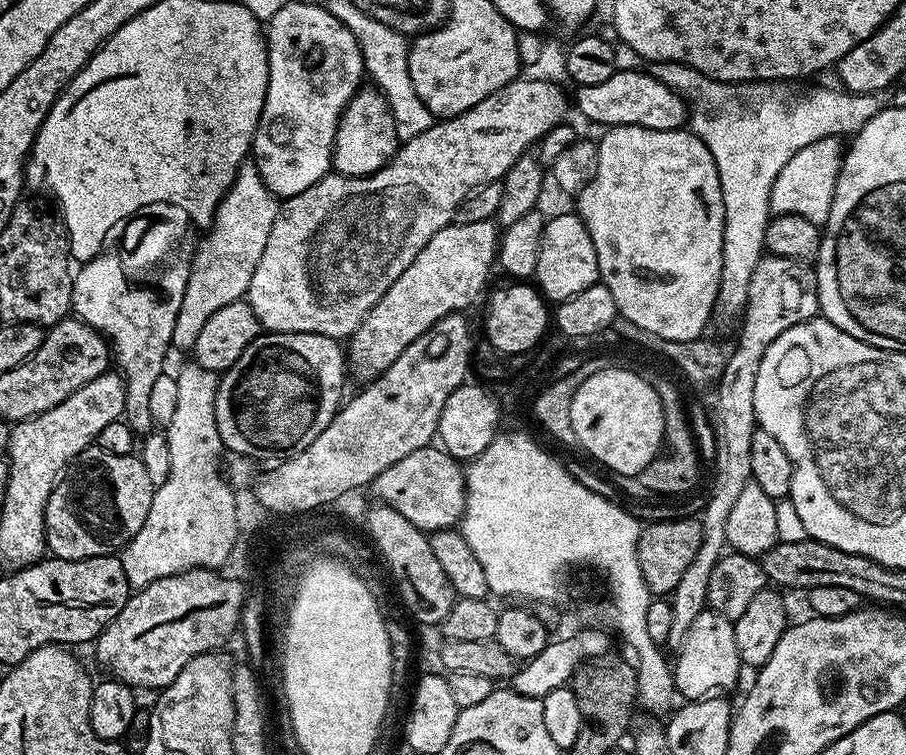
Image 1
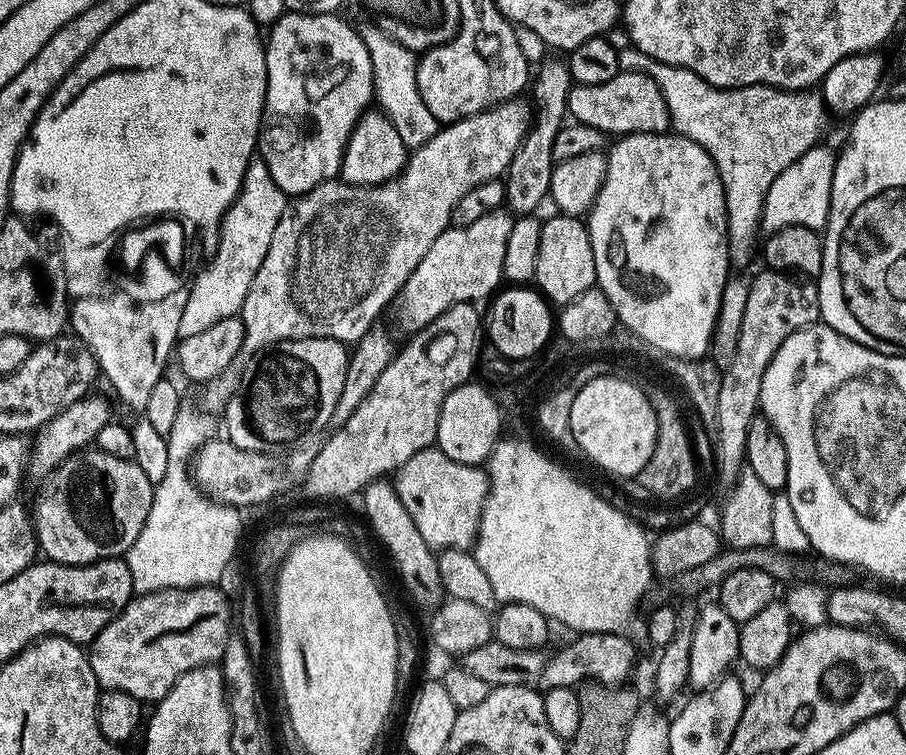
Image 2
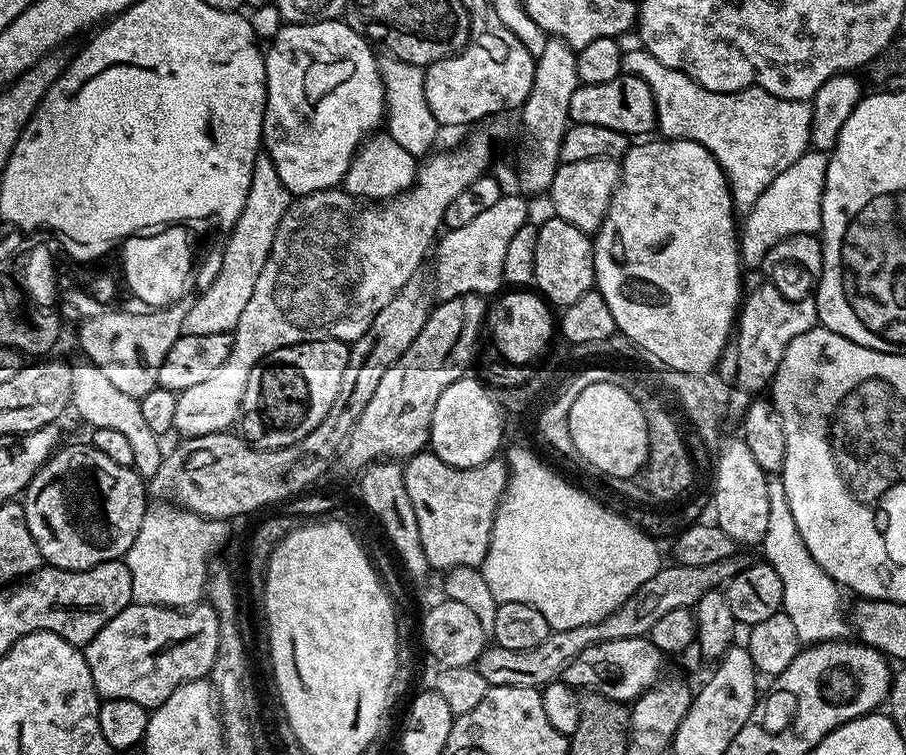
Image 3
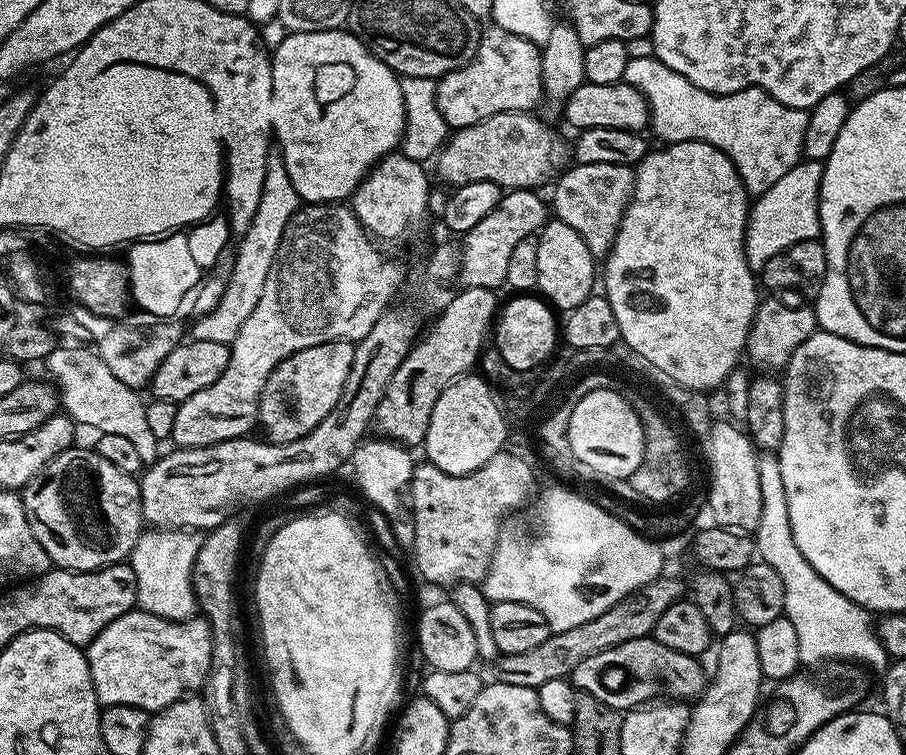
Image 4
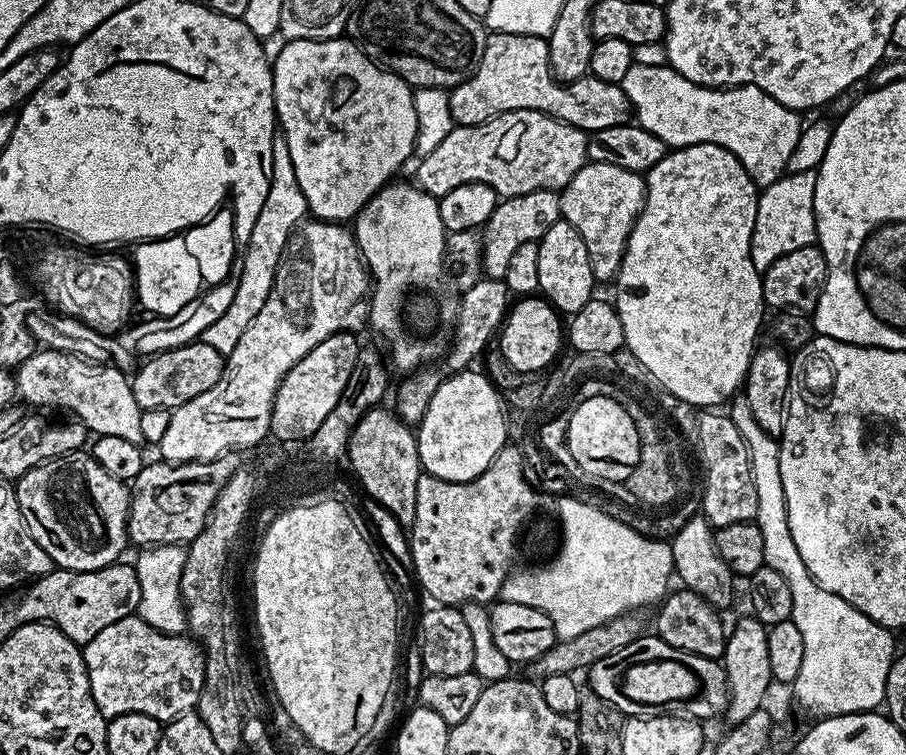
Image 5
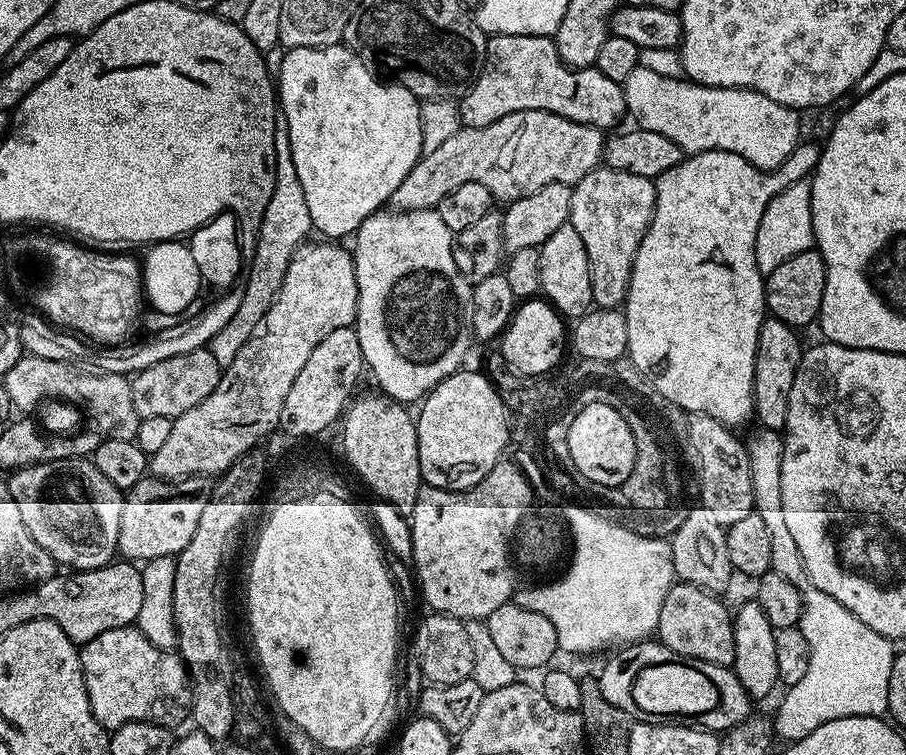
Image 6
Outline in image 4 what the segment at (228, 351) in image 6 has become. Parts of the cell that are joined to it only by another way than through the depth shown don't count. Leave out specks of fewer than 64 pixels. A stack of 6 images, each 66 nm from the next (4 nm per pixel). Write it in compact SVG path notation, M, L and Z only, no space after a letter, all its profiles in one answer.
M269 151L266 176L262 182L262 196L256 203L258 210L248 229L239 237L240 245L236 248L236 261L232 264L228 284L223 285L222 298L207 309L208 313L205 316L191 321L191 339L231 345L238 330L242 330L242 322L250 318L254 306L258 306L258 298L262 298L266 274L270 274L270 266L274 266L274 254L278 254L278 242L282 242L282 230L286 230L292 215L302 207L301 198L294 190L294 182L290 182L290 174L286 174L286 162L280 157L279 151Z

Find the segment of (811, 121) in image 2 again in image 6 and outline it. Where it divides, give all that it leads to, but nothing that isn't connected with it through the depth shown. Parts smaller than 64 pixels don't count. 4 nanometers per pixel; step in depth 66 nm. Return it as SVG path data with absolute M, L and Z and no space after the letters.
M641 67L635 68L630 74L630 78L626 78L626 82L622 87L624 90L624 107L627 115L629 117L633 116L636 119L633 121L639 127L645 128L646 130L654 130L654 134L663 134L665 138L670 138L670 142L678 142L678 146L686 154L705 152L706 150L726 150L730 154L742 154L742 158L746 158L746 162L758 166L764 172L772 172L778 166L782 166L782 162L786 162L786 158L790 158L790 154L802 140L802 136L800 136L801 113L797 109L782 106L778 102L774 102L774 98L766 98L766 94L758 94L749 88L711 88L705 84L694 84L687 78L658 74L655 70L646 70Z

